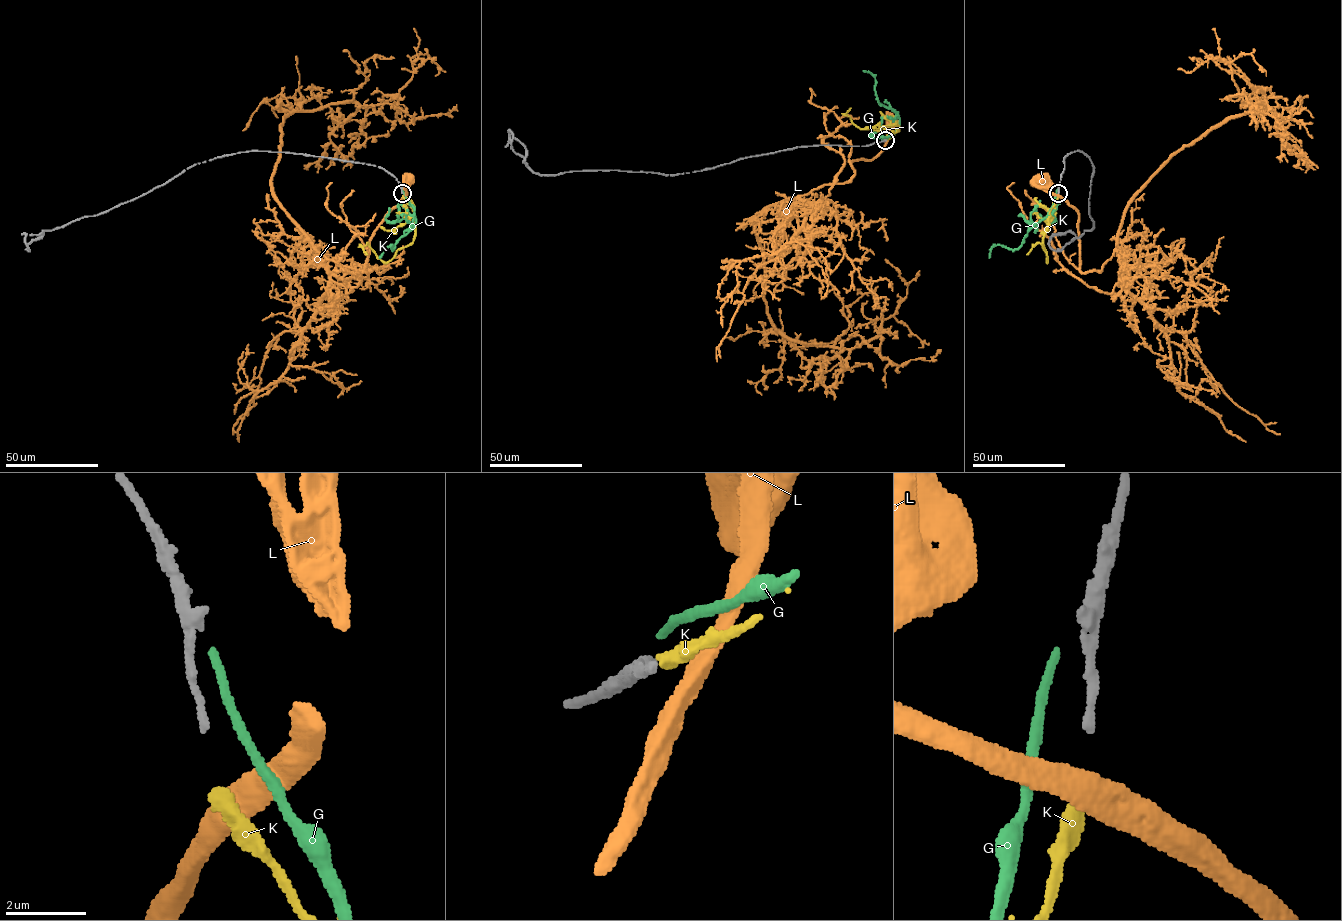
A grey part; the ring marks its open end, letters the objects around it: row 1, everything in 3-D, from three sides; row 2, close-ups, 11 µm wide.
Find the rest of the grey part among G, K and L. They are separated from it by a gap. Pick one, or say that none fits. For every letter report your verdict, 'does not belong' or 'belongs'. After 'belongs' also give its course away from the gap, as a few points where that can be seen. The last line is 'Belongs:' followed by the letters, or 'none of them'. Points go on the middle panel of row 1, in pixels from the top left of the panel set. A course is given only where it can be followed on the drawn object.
G: does not belong
K: belongs; course (886, 139), (899, 129), (897, 125), (861, 129), (846, 113), (851, 108)
L: does not belong
Belongs: K

